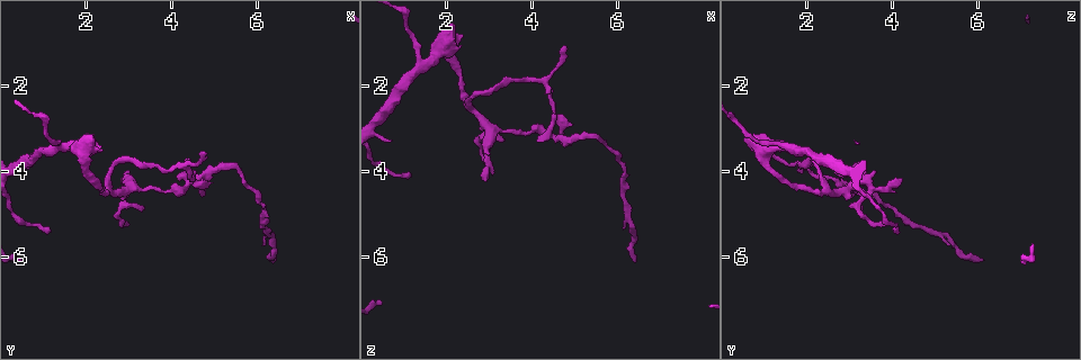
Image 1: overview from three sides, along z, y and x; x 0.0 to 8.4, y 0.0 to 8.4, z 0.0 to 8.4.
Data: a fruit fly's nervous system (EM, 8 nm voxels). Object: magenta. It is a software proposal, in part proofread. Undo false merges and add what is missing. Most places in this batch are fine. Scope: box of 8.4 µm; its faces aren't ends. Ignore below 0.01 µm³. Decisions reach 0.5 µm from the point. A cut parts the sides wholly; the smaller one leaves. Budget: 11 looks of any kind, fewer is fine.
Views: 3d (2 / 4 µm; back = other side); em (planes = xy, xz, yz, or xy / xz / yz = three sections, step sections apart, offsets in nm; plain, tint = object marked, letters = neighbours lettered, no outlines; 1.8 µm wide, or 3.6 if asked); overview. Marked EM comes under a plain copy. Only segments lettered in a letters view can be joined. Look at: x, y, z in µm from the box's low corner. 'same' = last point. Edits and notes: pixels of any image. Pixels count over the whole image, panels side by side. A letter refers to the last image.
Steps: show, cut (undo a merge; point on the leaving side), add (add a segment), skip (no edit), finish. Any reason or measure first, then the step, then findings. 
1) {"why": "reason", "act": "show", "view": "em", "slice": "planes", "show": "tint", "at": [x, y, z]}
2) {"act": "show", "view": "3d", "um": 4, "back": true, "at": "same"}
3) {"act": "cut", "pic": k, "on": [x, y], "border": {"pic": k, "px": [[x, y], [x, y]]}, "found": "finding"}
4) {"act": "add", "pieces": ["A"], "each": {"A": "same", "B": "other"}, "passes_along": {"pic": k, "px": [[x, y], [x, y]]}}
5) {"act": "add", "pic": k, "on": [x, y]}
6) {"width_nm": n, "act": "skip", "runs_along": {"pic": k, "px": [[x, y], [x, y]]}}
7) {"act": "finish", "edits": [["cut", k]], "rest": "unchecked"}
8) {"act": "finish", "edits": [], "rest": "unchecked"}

{"why": "a fork", "act": "show", "view": "3d", "um": 2, "at": [4.40, 4.20, 3.10]}

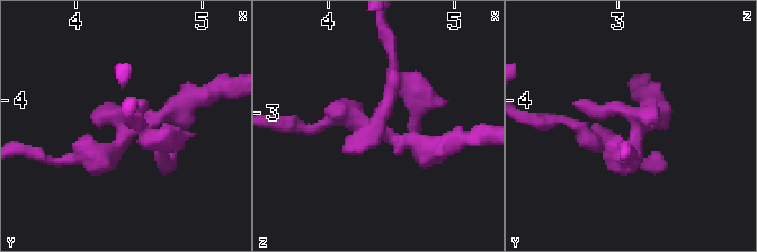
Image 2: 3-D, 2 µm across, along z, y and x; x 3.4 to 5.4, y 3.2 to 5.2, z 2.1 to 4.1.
{"act": "show", "view": "em", "slice": "xz", "step": 8, "show": "tint", "at": [4.40, 4.20, 3.16]}

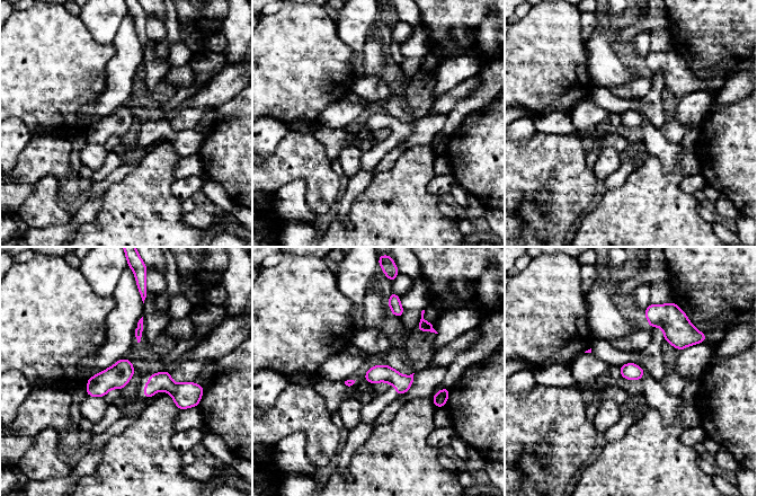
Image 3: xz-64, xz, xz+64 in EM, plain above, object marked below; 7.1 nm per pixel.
{"why": "cut it another way", "act": "show", "view": "em", "slice": "planes", "show": "letters", "at": "same"}

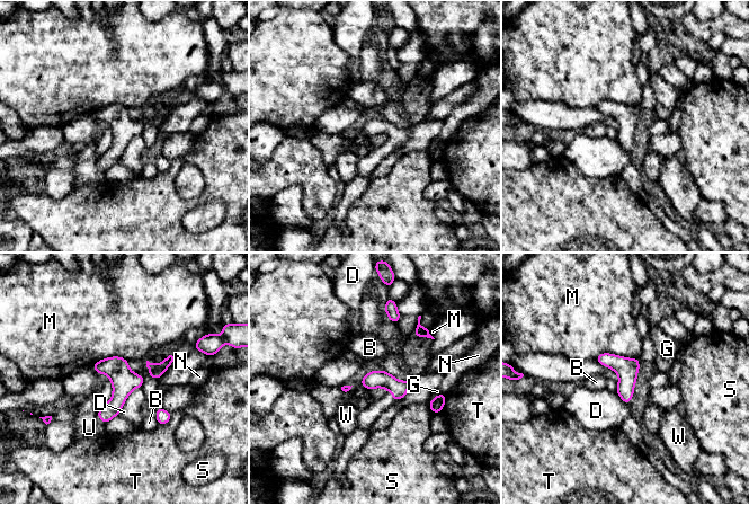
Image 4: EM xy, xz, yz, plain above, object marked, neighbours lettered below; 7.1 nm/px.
{"act": "skip", "each": {"B": "other", "D": "other", "G": "other", "M": "other", "N": "other", "S": "other", "T": "other", "U": "other", "W": "other"}, "border": {"pic": 4, "px": [[140, 387], [130, 393], [118, 414]]}, "found": "one neuron here"}

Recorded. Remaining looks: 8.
{"why": "tapers out", "act": "show", "view": "em", "slice": "xz", "step": 4, "show": "tint", "at": [2.95, 4.25, 4.30]}

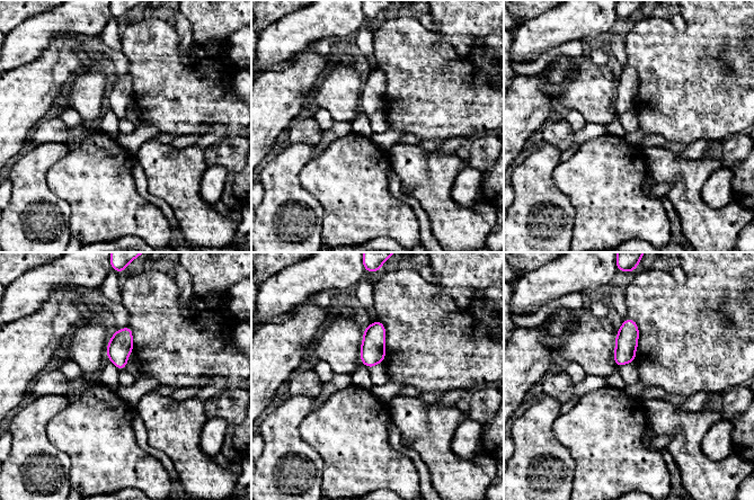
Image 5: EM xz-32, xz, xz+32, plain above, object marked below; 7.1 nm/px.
{"act": "show", "view": "em", "slice": "planes", "show": "letters", "at": "same"}

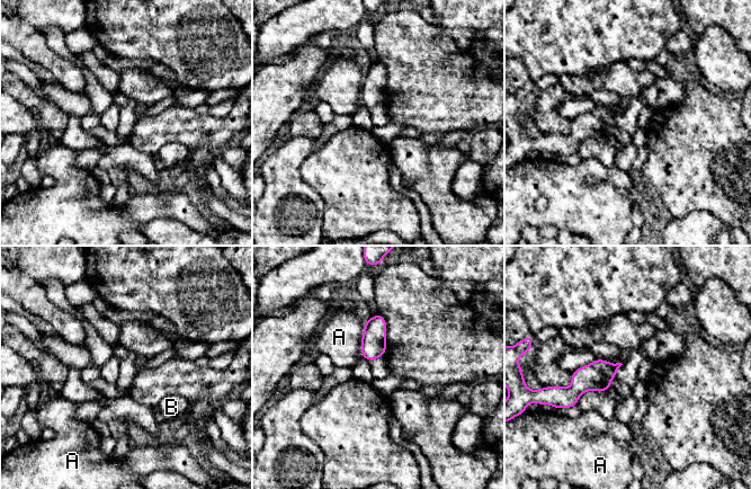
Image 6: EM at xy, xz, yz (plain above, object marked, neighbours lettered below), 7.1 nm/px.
{"act": "skip", "each": {"A": "other", "B": "other"}, "found": "no lettered segment goes on from it"}

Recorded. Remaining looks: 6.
{"why": "thin end", "act": "show", "view": "3d", "um": 4, "at": [6.40, 6.10, 6.10]}

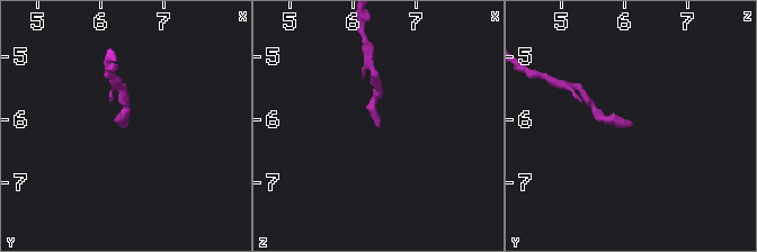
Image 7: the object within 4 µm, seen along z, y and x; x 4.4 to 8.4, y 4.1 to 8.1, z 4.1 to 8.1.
{"act": "show", "view": "em", "slice": "yz", "step": 8, "show": "tint", "at": [6.40, 6.05, 6.10]}

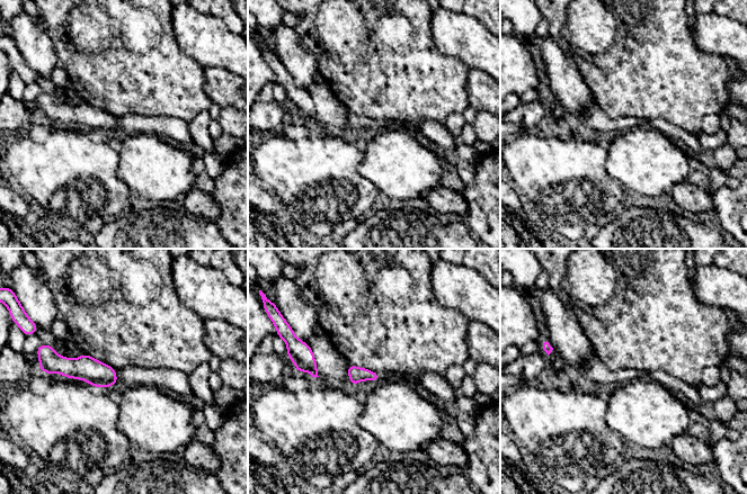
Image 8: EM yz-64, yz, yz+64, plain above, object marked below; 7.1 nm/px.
{"act": "show", "view": "em", "slice": "planes", "show": "letters", "at": "same"}

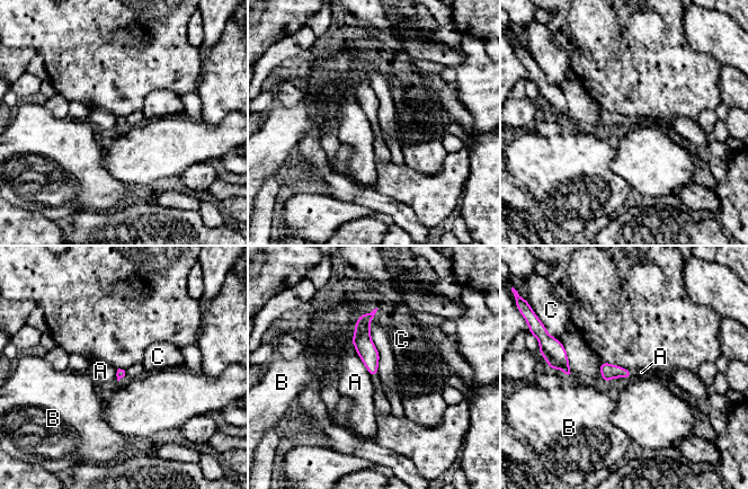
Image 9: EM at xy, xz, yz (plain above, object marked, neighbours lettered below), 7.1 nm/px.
{"longest_contact_nm": ["A", 300], "act": "skip", "each": {"A": "other", "B": "other", "C": "other"}, "runs_along": {"pic": 9, "px": [[368, 316], [364, 346], [374, 372]]}, "found": "no lettered segment goes on from it"}

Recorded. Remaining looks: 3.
{"why": "calibre changes", "act": "show", "view": "em", "slice": "xy", "step": 16, "show": "tint", "at": [2.00, 3.45, 1.10]}

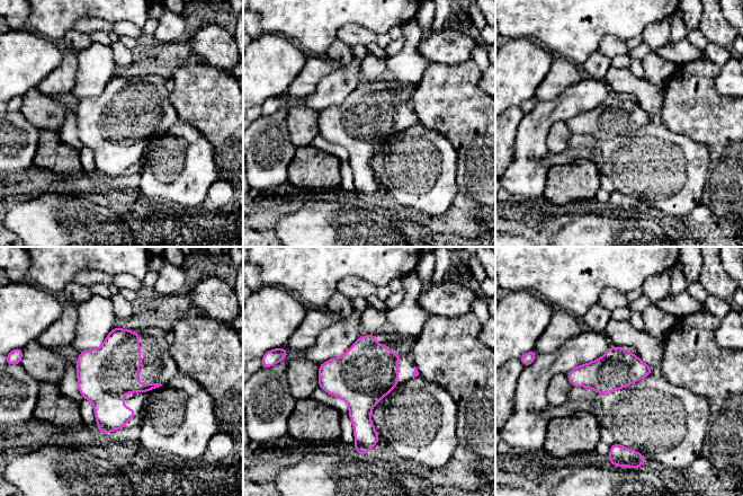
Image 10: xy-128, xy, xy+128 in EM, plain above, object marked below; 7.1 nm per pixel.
{"why": "another direction", "act": "show", "view": "em", "slice": "planes", "show": "letters", "at": "same"}

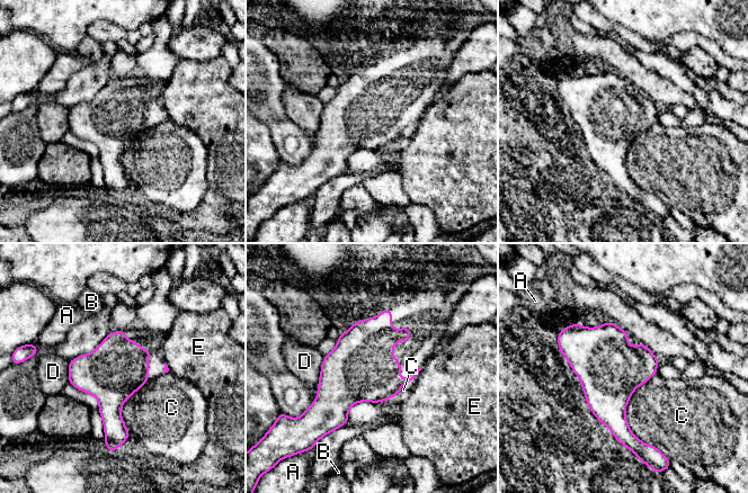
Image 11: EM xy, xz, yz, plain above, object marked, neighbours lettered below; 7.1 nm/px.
{"width_nm": 420, "act": "skip", "each": {"A": "other", "B": "other", "C": "other", "D": "other", "E": "other"}, "border": {"pic": 11, "px": [[657, 373], [625, 409], [647, 445]]}, "found": "all the same neuron"}

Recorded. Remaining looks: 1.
{"act": "finish", "edits": [], "rest": "unchecked"}

